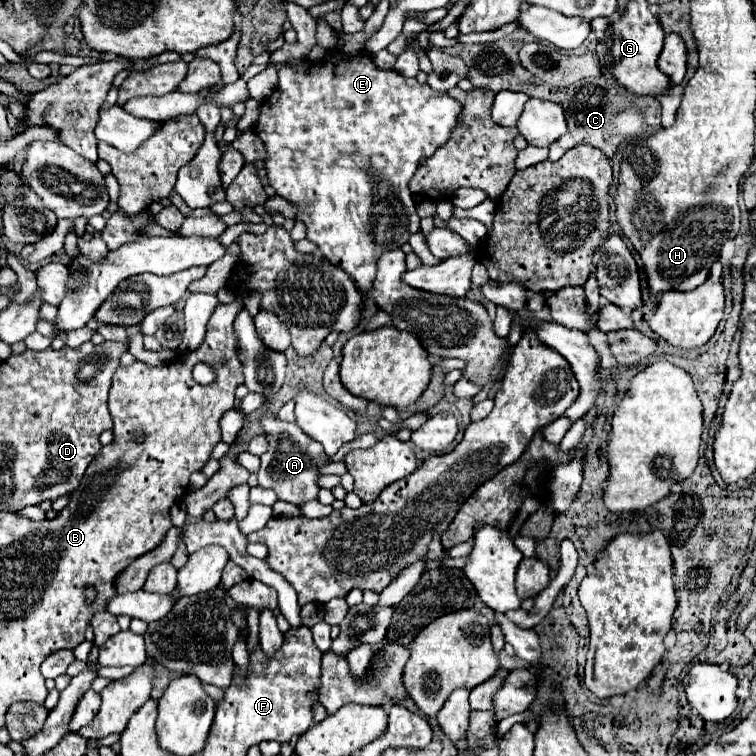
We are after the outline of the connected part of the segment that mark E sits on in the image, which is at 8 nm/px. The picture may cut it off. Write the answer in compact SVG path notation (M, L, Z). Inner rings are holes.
M336 50L336 52L328 54L324 58L324 62L320 62L320 64L304 62L298 72L294 72L290 66L282 66L278 70L278 78L280 78L278 92L274 92L268 98L270 108L262 108L262 114L256 124L256 134L260 136L260 140L264 142L264 146L268 150L268 158L264 160L264 166L268 170L268 180L282 198L290 200L292 204L296 204L300 208L300 212L296 214L296 220L302 220L306 224L306 228L308 228L306 238L310 242L318 244L324 258L328 258L334 266L340 266L358 284L360 292L368 294L372 290L372 282L376 276L376 264L378 264L380 256L388 250L398 250L402 244L408 242L410 234L420 230L420 216L416 214L416 206L412 202L408 182L414 176L420 162L424 158L430 158L440 146L444 146L448 142L452 130L458 124L462 104L458 104L456 98L448 96L448 92L436 92L428 84L420 84L416 78L406 78L406 76L398 74L396 70L378 70L368 54L356 54L350 58Z

